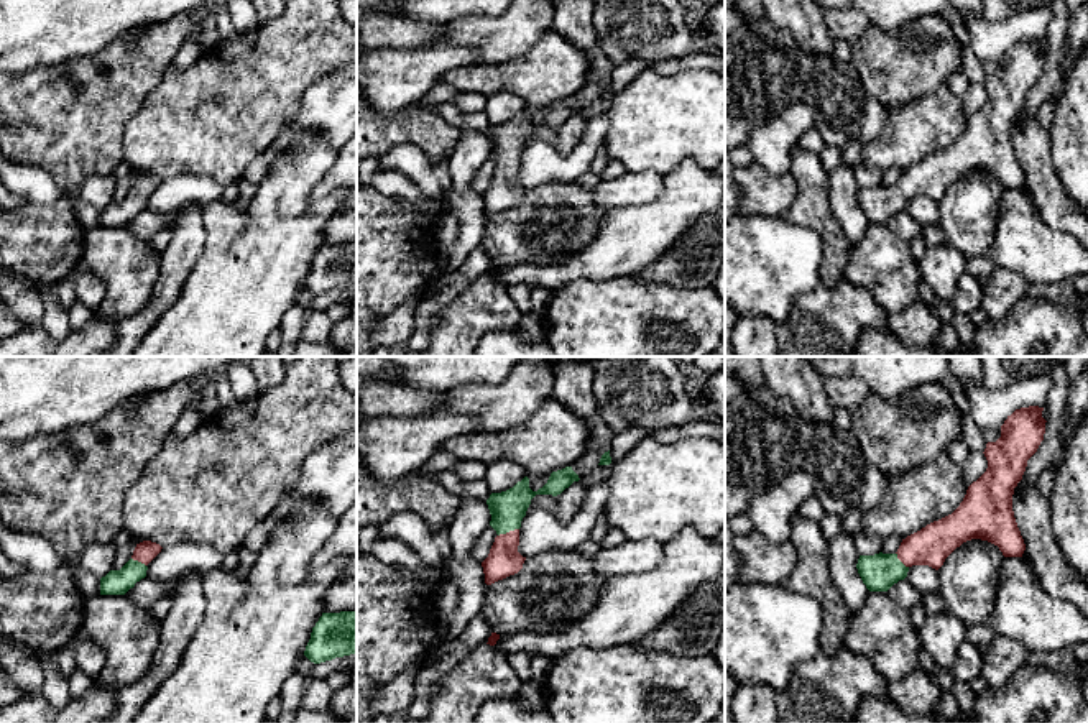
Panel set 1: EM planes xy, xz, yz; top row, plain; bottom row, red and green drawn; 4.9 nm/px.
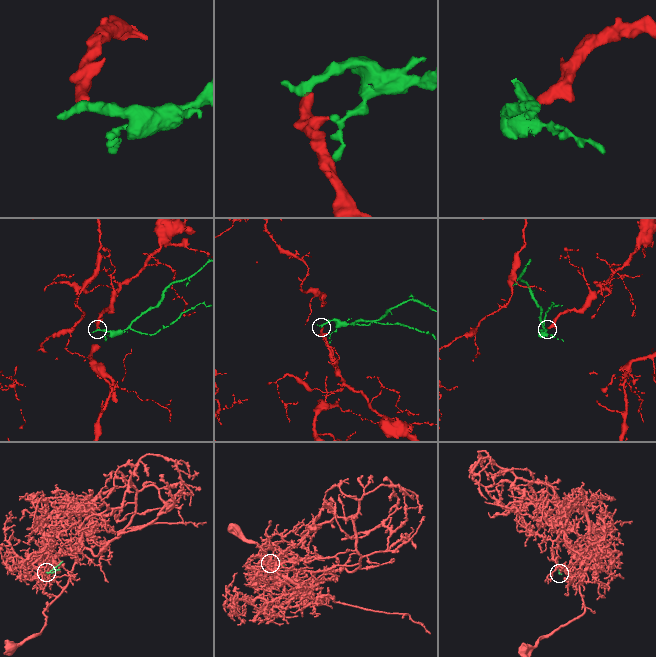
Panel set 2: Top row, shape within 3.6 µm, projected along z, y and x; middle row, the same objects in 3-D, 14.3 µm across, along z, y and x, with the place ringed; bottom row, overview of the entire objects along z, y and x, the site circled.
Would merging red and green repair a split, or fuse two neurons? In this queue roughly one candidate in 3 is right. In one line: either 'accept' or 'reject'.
accept

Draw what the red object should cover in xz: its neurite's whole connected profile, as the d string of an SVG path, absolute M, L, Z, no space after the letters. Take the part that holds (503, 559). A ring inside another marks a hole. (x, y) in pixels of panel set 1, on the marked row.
M565 467L552 472L547 483L537 491L529 488L529 478L524 477L513 488L490 495L486 500L491 514L490 526L498 536L495 537L488 557L482 562L486 585L514 575L523 569L526 557L518 552L519 527L531 500L536 495L557 496L579 480L572 467Z

